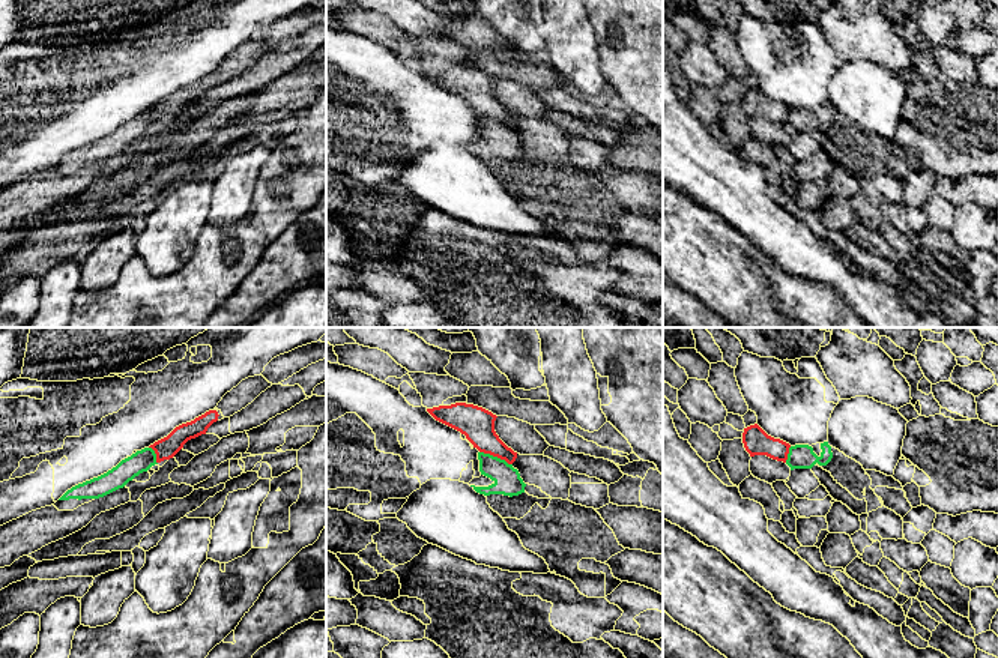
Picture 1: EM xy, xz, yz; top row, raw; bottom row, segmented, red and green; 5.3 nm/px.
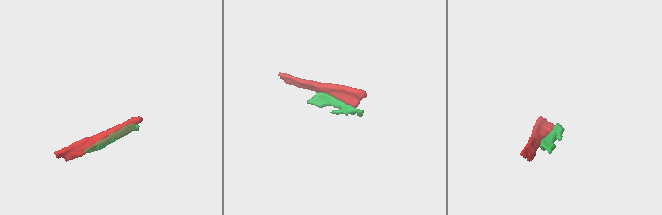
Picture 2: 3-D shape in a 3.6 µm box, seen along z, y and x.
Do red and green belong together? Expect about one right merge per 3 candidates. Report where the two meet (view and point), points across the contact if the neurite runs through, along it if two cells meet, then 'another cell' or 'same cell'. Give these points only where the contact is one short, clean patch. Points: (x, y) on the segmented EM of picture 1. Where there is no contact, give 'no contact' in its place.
contact xz (496, 455); another cell

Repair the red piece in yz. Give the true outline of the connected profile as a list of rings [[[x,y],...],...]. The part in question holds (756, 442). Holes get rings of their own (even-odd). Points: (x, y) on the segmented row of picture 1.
[[[758,424],[744,428],[742,443],[750,457],[767,455],[786,463],[791,445],[768,436]]]

